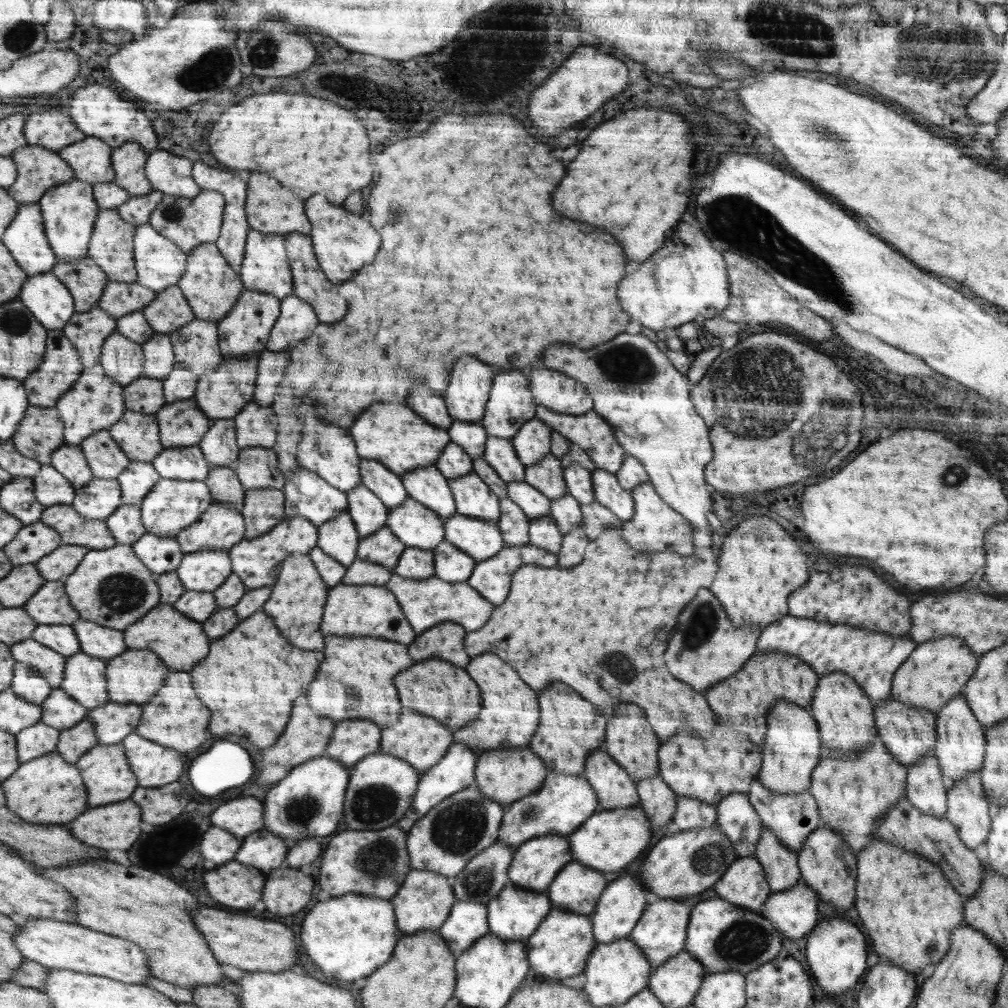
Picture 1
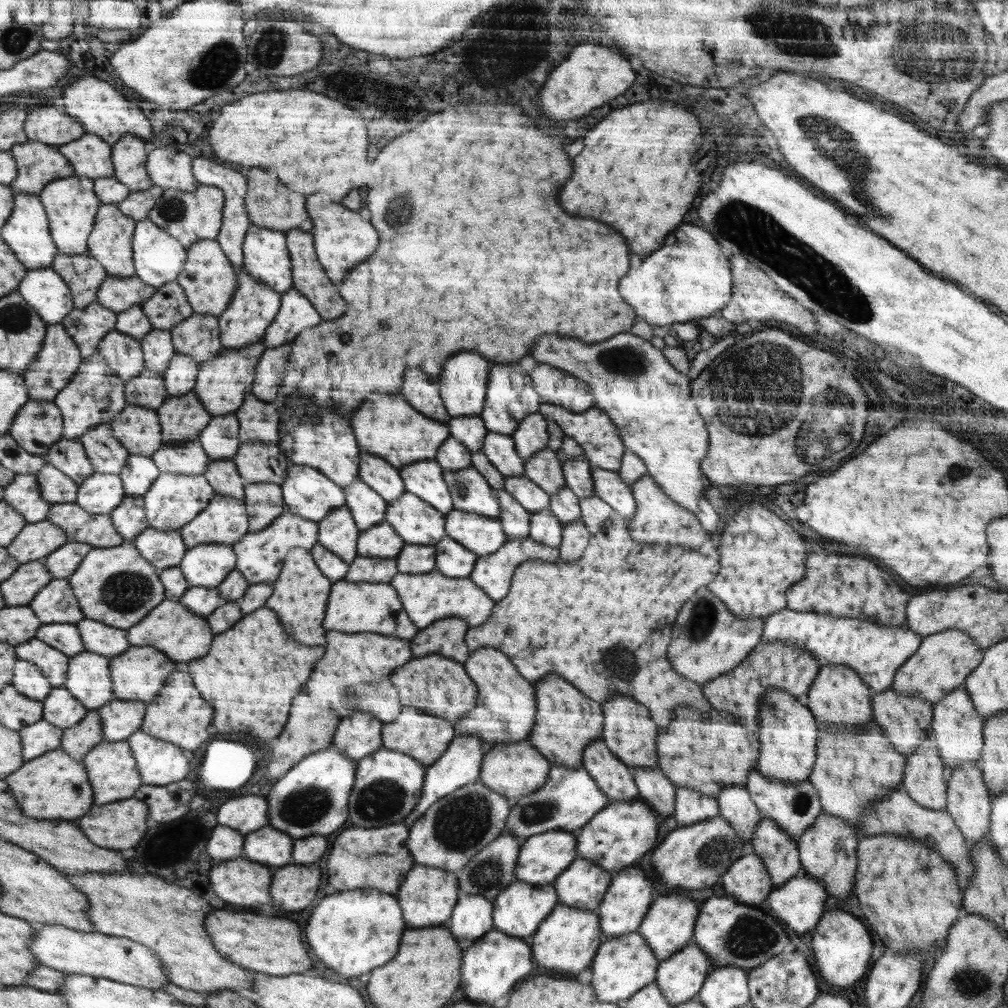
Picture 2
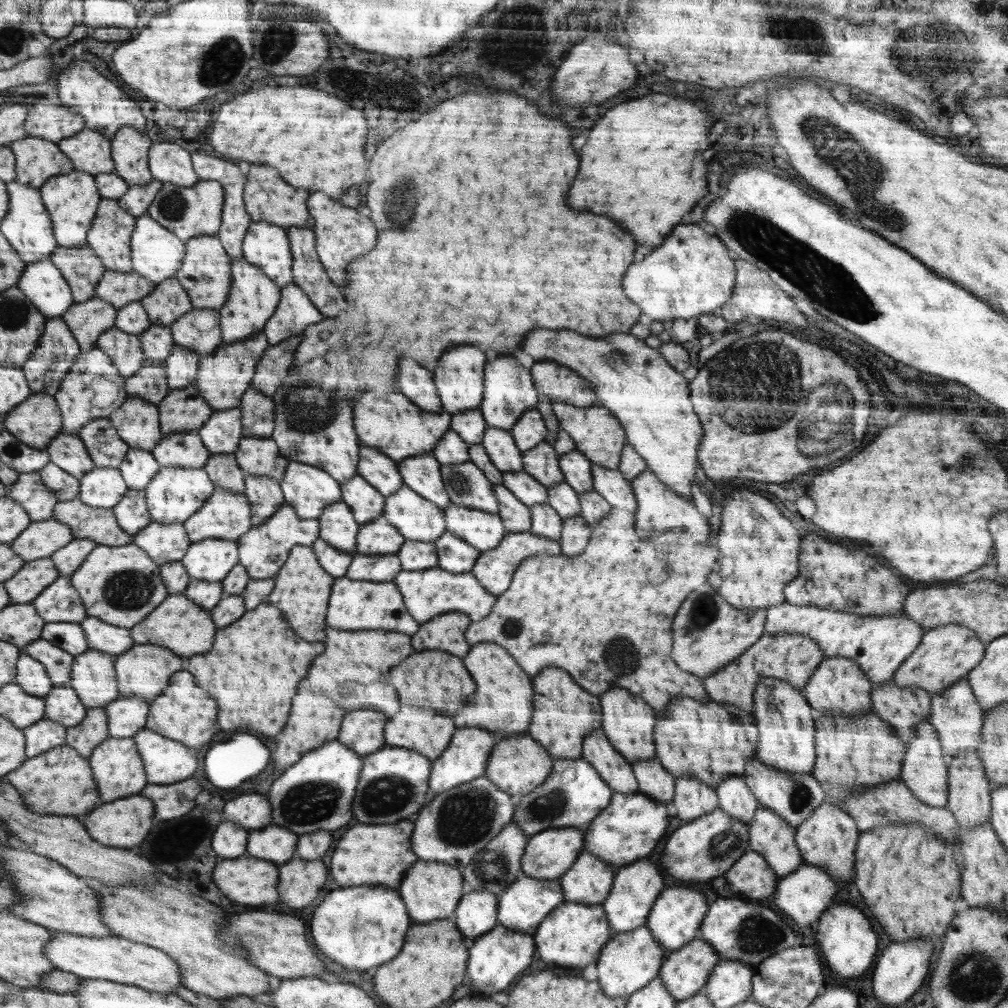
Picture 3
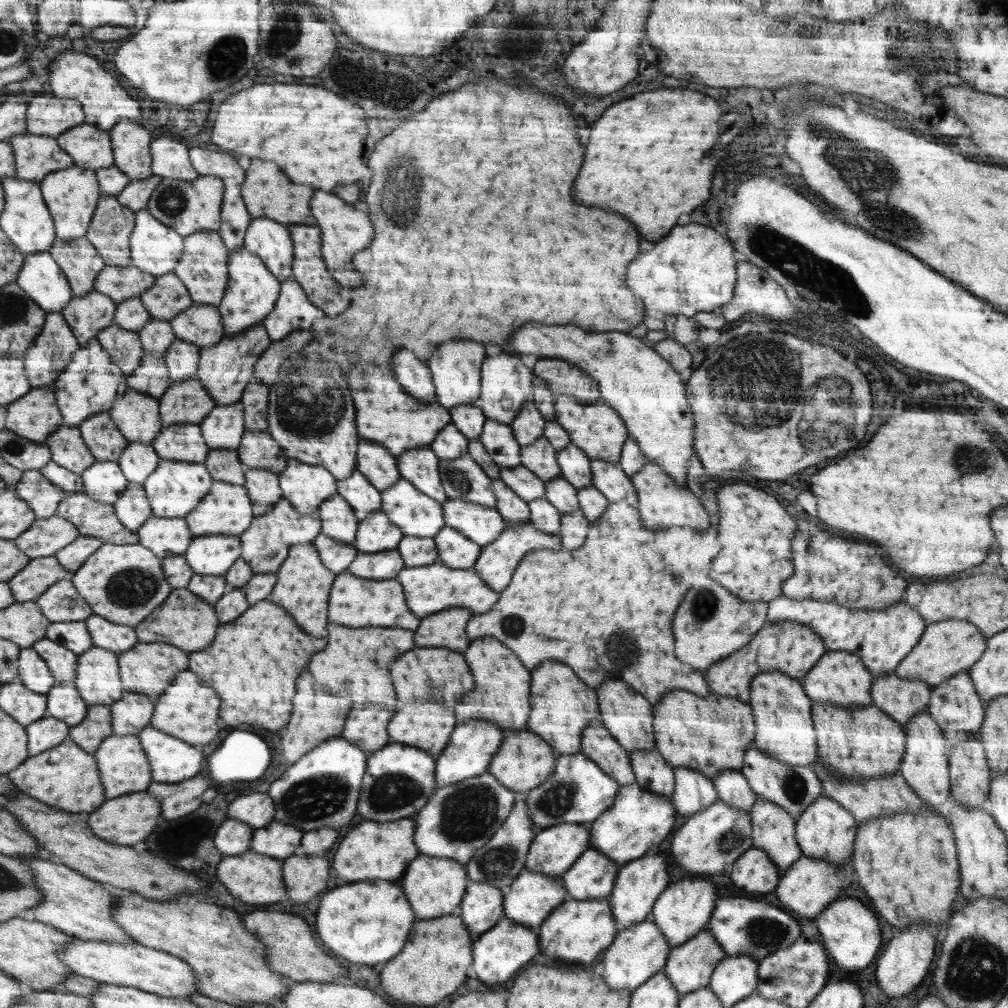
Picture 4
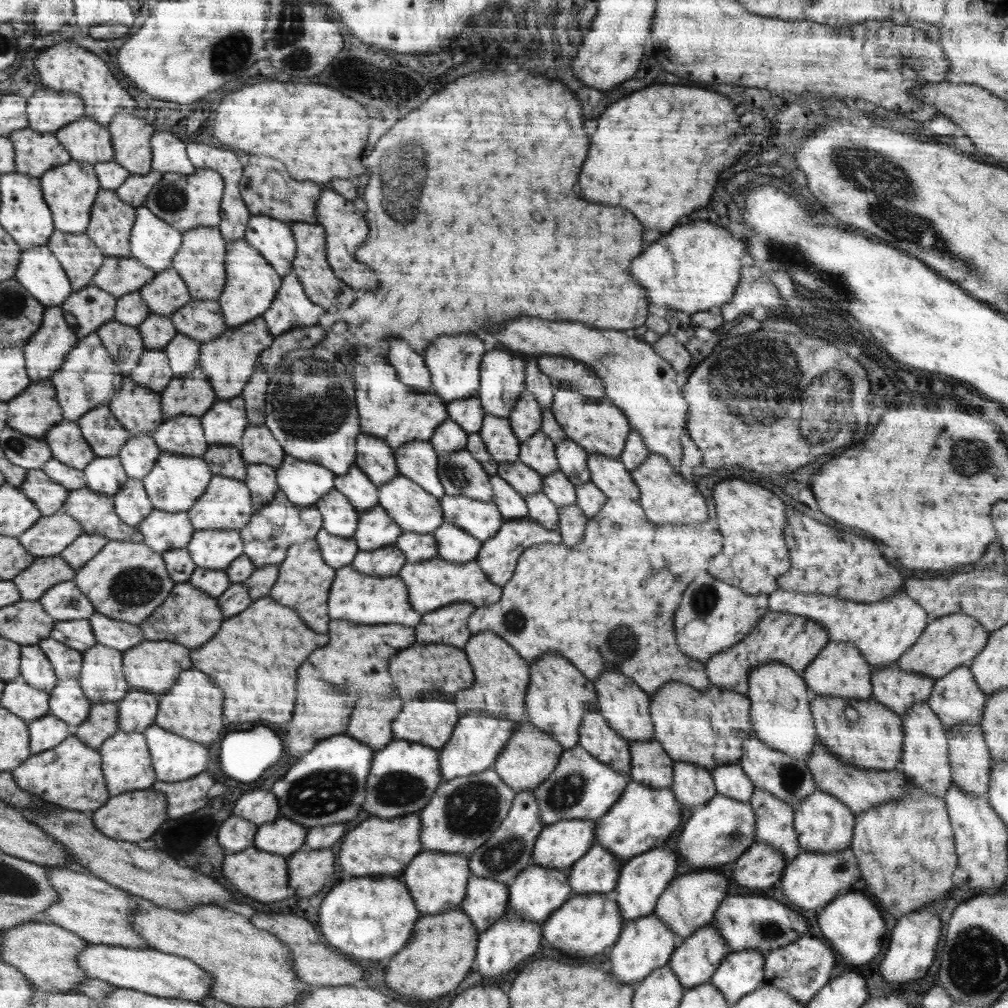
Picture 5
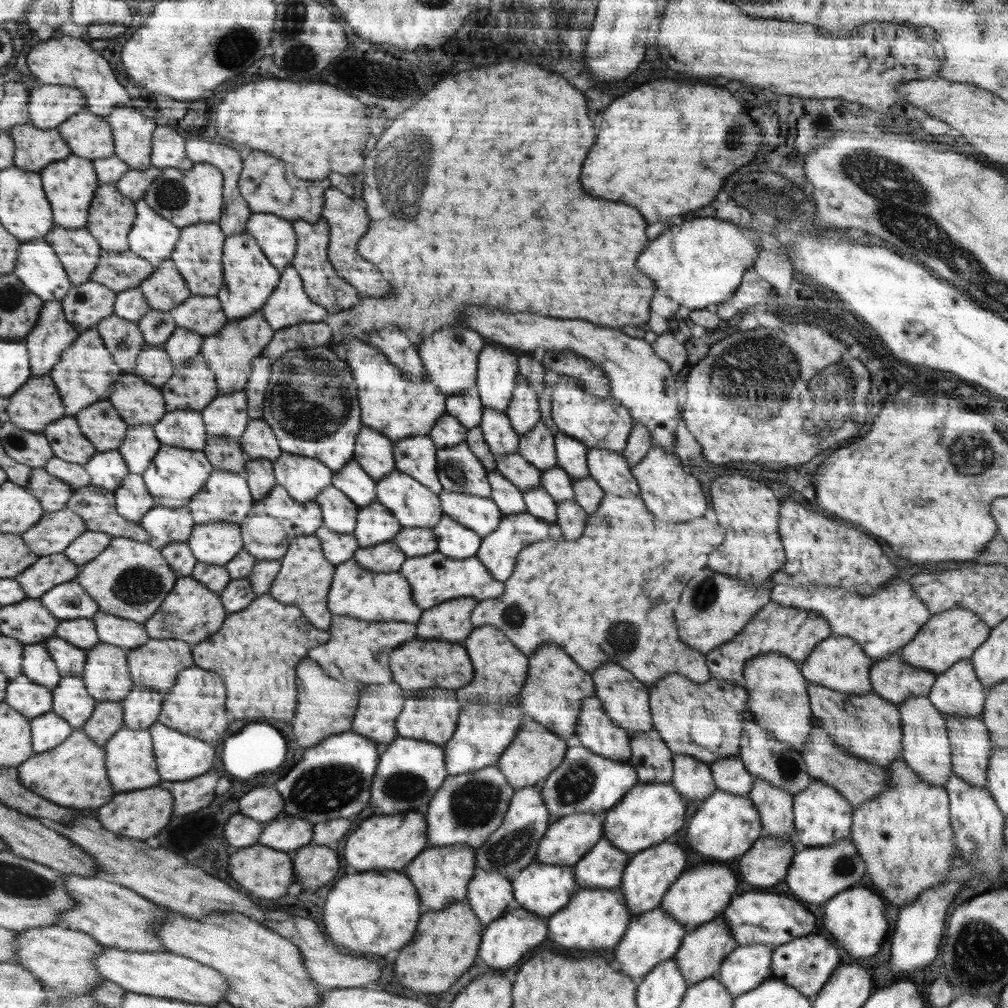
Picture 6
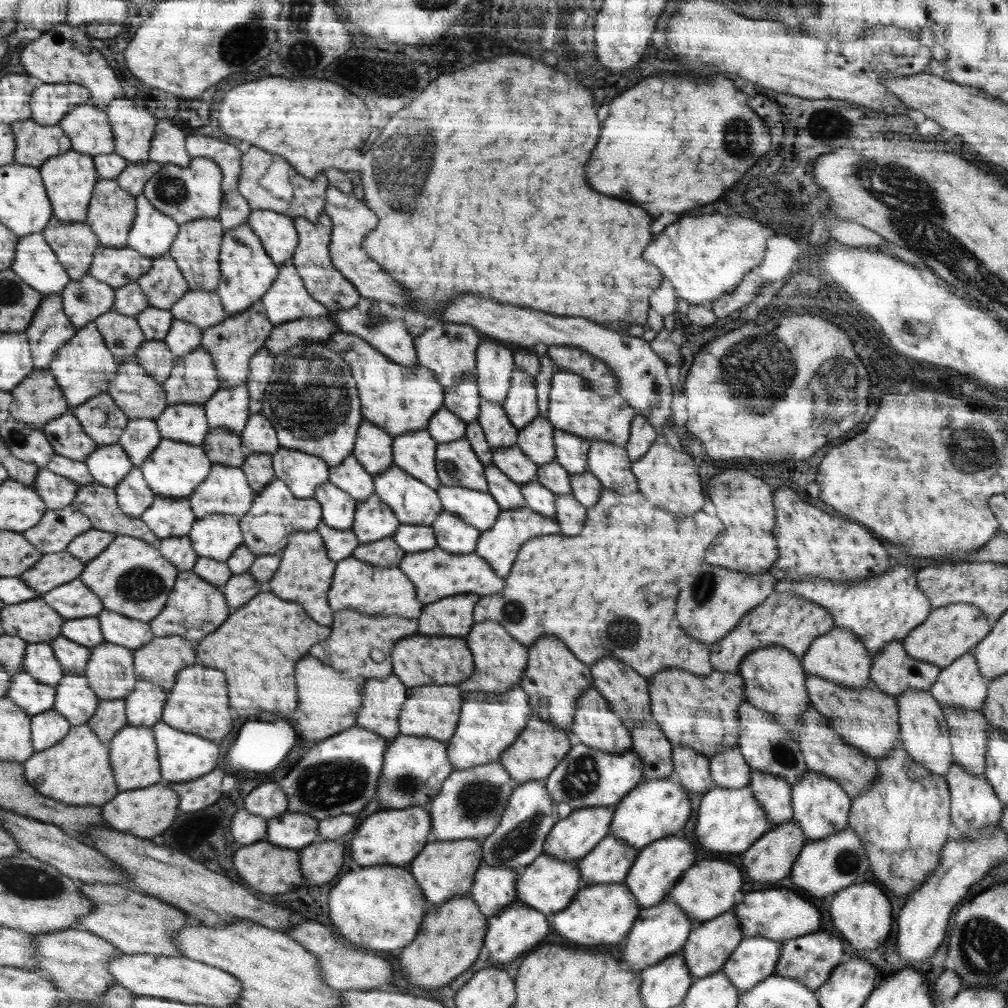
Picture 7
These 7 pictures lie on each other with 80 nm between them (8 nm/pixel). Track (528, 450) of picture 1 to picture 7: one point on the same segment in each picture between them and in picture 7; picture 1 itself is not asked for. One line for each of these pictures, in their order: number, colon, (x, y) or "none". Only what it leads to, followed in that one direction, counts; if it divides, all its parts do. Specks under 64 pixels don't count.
2: (532, 436)
3: (531, 430)
4: (529, 424)
5: (527, 417)
6: (524, 412)
7: (521, 405)

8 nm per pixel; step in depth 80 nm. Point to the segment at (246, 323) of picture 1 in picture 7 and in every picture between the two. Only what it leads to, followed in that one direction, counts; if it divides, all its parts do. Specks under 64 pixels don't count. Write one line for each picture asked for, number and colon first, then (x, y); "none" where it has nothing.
2: (255, 304)
3: (253, 297)
4: (252, 290)
5: (251, 283)
6: (249, 278)
7: (247, 272)

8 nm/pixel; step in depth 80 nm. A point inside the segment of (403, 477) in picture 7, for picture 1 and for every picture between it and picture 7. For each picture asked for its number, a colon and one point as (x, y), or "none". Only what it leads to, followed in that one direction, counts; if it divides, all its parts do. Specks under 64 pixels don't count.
1: (417, 526)
2: (418, 522)
3: (418, 519)
4: (417, 514)
5: (417, 510)
6: (415, 505)

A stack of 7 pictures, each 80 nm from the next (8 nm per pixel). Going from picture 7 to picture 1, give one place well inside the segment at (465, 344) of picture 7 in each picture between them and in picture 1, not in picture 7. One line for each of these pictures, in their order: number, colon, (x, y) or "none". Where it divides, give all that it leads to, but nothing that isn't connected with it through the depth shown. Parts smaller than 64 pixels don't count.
1: (471, 384)
2: (463, 391)
3: (459, 382)
4: (456, 370)
5: (455, 362)
6: (451, 357)

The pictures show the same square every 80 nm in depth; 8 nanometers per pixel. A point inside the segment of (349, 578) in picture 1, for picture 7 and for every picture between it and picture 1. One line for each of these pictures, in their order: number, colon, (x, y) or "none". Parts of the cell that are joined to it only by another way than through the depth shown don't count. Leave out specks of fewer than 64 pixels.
2: (370, 569)
3: (379, 568)
4: (384, 565)
5: (386, 562)
6: (387, 556)
7: (386, 552)

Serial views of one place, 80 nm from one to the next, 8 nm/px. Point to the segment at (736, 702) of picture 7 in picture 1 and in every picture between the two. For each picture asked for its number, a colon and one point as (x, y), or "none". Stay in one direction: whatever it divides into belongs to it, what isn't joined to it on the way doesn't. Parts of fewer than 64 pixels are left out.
1: (709, 769)
2: (707, 751)
3: (710, 742)
4: (710, 734)
5: (708, 727)
6: (705, 721)

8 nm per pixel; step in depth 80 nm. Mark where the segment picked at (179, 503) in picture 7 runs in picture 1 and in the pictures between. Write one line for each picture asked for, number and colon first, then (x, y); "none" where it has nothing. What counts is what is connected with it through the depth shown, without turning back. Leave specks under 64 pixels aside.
1: (161, 554)
2: (164, 549)
3: (165, 543)
4: (165, 536)
5: (162, 531)
6: (166, 525)

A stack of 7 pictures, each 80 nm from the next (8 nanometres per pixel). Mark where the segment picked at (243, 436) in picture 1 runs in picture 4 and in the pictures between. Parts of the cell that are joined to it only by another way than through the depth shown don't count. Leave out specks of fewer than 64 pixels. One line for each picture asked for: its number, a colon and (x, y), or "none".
2: (259, 421)
3: (257, 409)
4: (255, 397)

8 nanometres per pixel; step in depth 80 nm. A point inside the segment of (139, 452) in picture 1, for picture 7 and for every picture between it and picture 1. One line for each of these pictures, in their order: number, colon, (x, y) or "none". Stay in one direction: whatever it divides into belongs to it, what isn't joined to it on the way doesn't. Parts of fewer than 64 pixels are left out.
2: (138, 428)
3: (137, 421)
4: (136, 414)
5: (138, 409)
6: (137, 401)
7: (139, 395)

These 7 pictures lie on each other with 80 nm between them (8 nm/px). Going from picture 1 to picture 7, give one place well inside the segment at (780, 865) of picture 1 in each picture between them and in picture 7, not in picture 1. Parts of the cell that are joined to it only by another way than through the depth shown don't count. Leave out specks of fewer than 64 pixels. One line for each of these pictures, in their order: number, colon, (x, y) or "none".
2: (779, 853)
3: (772, 837)
4: (773, 831)
5: (774, 818)
6: (775, 807)
7: (773, 793)

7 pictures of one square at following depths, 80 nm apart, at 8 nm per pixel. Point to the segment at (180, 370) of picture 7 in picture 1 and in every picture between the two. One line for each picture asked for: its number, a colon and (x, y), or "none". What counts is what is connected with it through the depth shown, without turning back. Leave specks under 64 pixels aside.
1: (181, 423)
2: (183, 418)
3: (182, 410)
4: (188, 401)
5: (191, 394)
6: (194, 386)

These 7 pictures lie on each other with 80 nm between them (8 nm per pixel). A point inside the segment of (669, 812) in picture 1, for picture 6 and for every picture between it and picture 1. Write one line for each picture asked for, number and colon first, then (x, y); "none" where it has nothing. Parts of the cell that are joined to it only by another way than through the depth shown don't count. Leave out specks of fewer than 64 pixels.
2: (655, 788)
3: (653, 780)
4: (652, 772)
5: (650, 765)
6: (652, 760)

